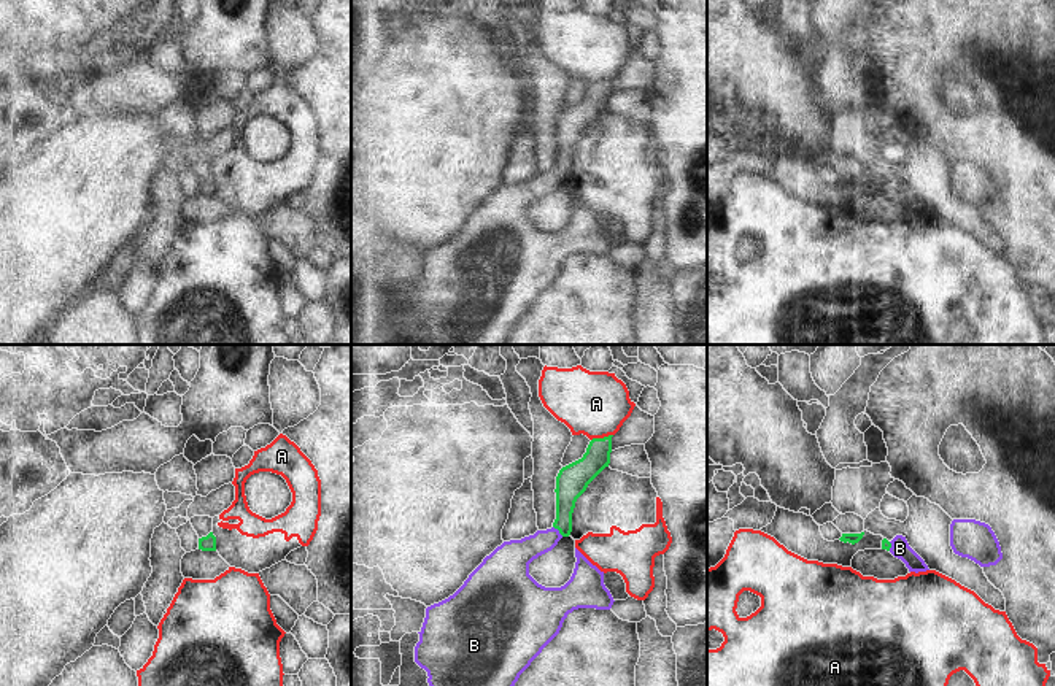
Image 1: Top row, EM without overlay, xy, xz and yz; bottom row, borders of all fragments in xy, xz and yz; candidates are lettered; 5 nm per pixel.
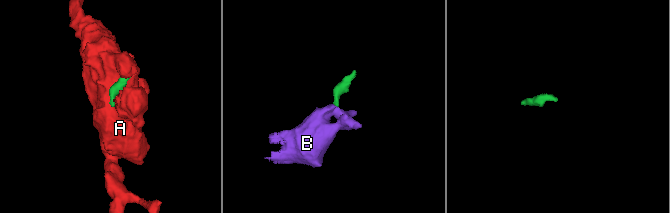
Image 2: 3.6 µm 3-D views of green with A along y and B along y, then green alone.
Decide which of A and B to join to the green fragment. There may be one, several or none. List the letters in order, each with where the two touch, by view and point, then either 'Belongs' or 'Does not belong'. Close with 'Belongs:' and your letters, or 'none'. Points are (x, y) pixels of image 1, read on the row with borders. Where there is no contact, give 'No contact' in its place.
A: Touches green at xz (601, 439). Does not belong
B: Touches green at xz (558, 529). Belongs
Belongs: B.

